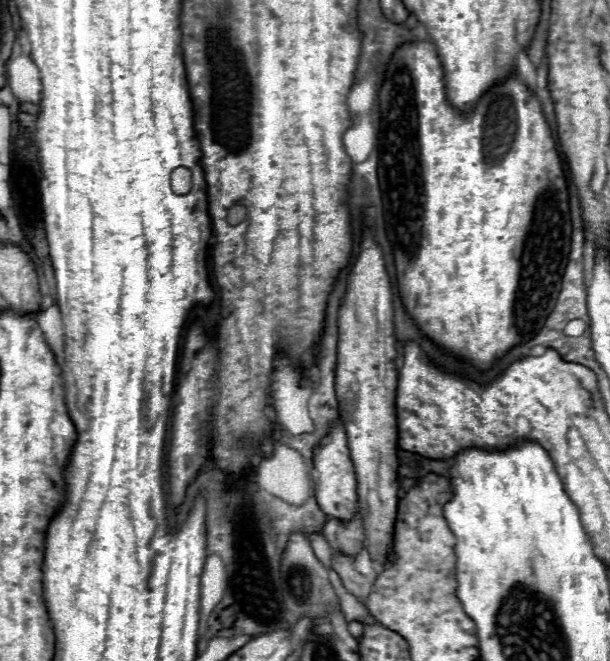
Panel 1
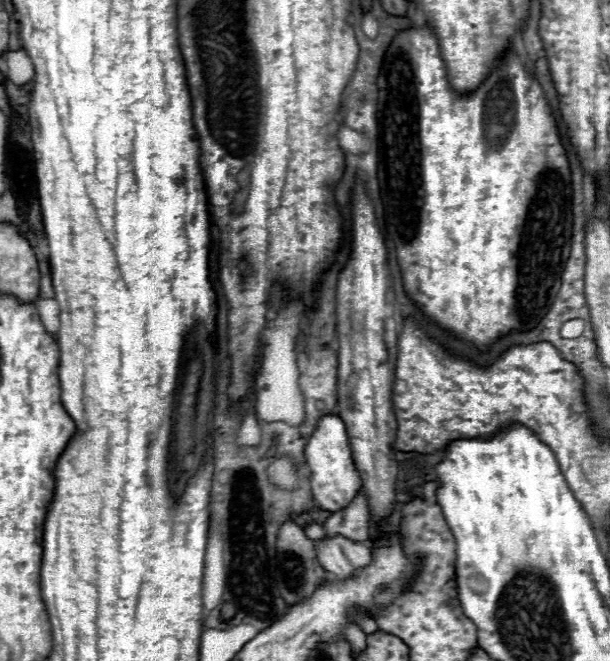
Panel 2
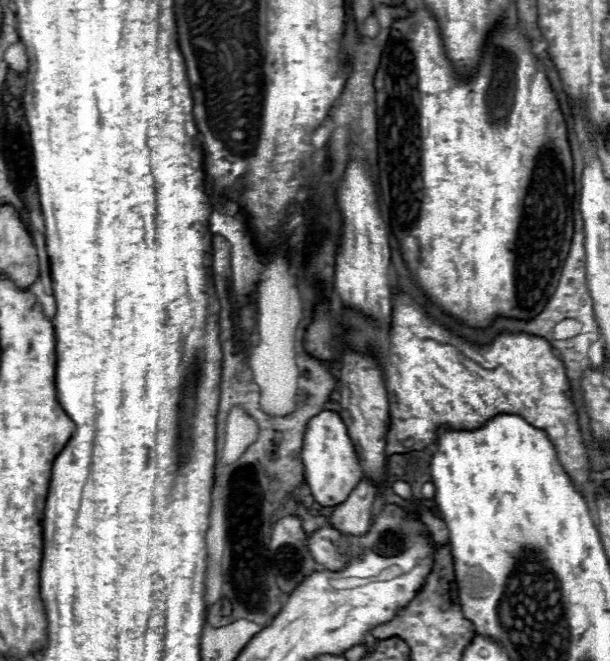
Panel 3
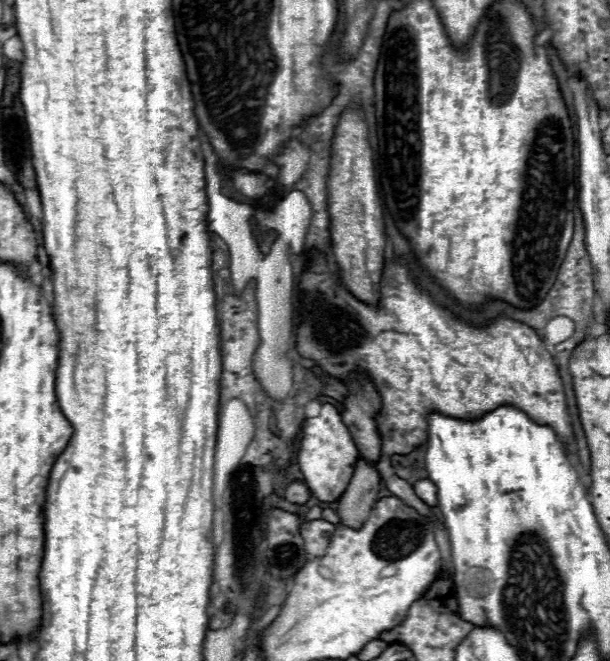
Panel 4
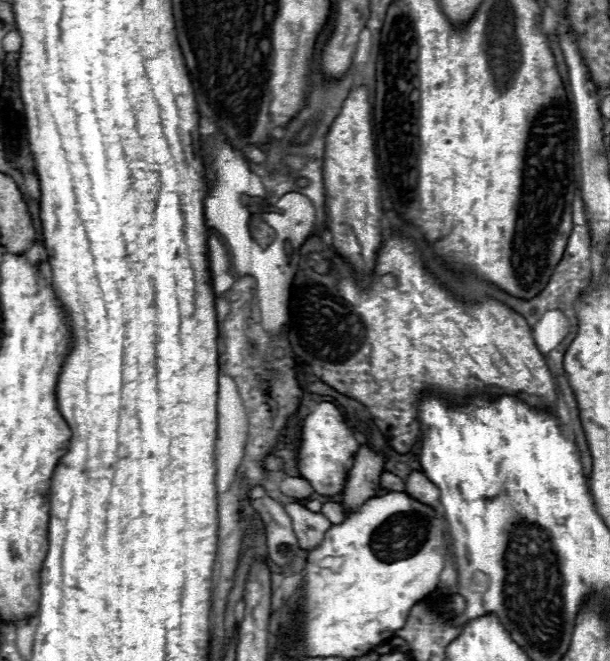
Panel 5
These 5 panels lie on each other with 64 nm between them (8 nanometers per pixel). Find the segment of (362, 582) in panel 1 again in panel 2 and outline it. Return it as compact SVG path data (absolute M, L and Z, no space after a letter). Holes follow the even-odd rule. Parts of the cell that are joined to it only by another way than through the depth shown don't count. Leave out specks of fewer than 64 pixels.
M342 536L336 538L326 538L322 544L316 548L318 552L318 562L336 578L346 580L350 578L356 570L366 568L372 562L370 548L362 542L350 542Z

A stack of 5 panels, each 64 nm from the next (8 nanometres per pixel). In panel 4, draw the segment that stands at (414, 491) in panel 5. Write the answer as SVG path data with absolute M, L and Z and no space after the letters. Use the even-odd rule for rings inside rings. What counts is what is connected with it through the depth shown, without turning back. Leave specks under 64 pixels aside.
M422 480L422 482L418 482L418 486L416 486L416 494L418 494L420 498L426 498L426 500L428 500L426 504L430 504L430 506L436 504L436 488L434 488L434 484L432 484L430 480Z

